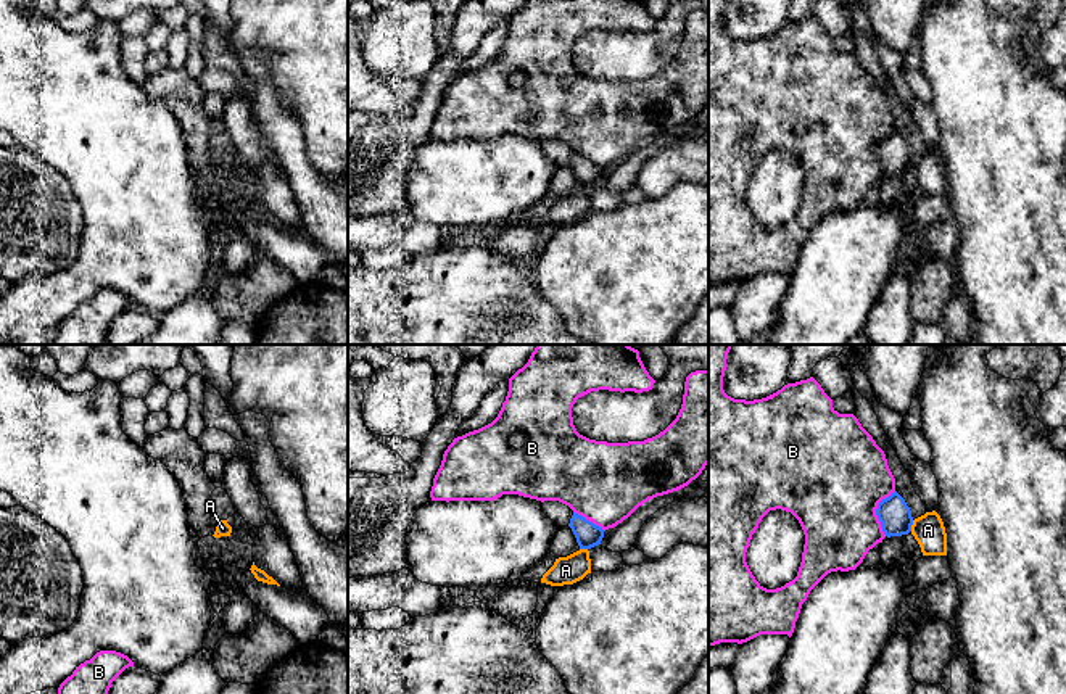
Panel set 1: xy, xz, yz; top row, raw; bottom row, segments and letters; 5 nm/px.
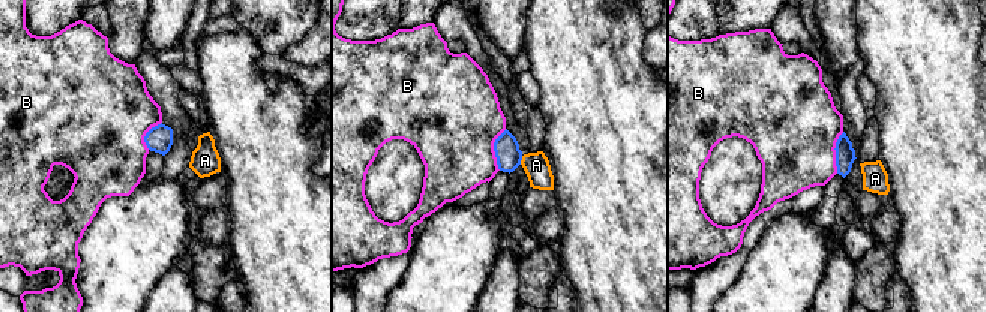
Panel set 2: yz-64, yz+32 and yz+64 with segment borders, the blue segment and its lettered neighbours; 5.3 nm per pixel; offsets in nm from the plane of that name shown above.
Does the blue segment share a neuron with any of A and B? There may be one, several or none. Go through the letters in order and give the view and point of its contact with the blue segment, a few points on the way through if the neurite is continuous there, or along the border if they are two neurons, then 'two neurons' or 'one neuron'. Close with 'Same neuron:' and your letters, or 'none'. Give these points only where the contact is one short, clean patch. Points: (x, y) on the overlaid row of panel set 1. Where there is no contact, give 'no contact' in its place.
A: yz (912, 524) | along yz (913, 520), (910, 530) | two neurons
B: yz (876, 512) | two neurons
Same neuron: none

